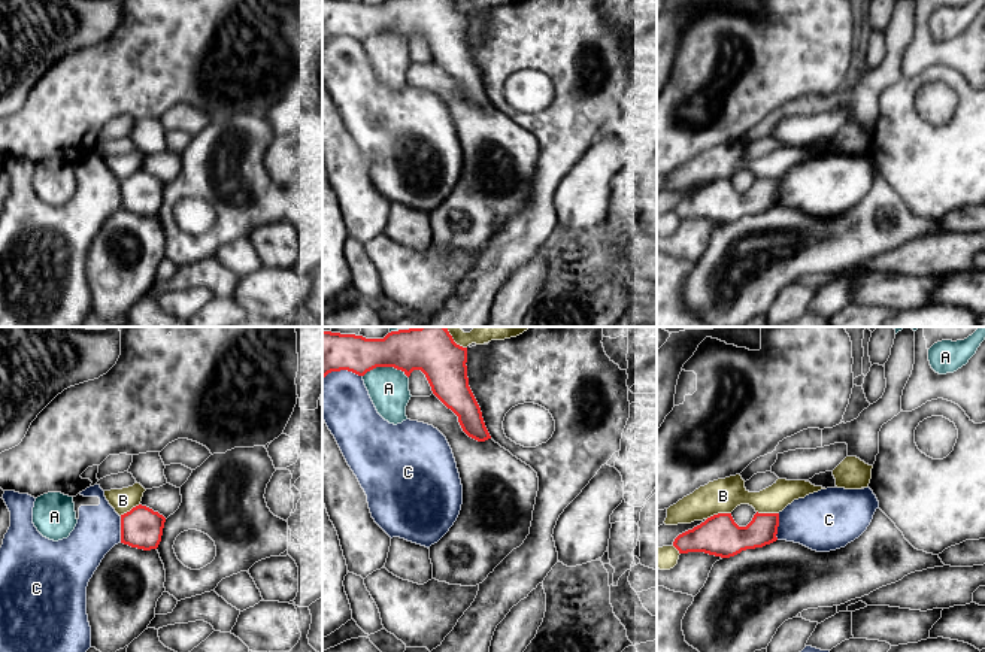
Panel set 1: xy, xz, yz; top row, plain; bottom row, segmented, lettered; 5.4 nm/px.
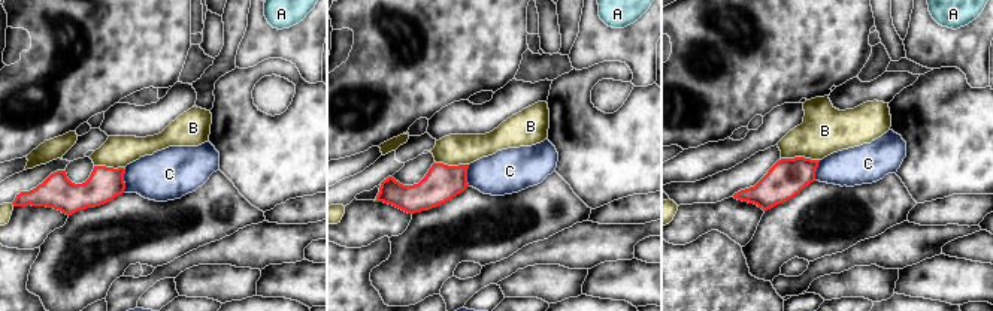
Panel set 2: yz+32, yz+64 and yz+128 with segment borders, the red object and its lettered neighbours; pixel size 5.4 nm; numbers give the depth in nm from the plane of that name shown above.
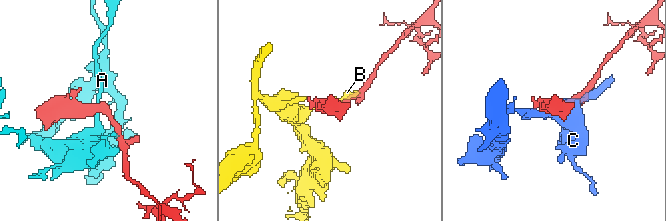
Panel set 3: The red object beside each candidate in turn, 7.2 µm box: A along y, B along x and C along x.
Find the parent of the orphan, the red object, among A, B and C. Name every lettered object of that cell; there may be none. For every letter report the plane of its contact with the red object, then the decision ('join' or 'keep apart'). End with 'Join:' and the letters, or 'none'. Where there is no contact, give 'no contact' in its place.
A: meets red in xz; keep apart
B: meets red in yz; keep apart
C: meets red in xy; keep apart
Join: none

